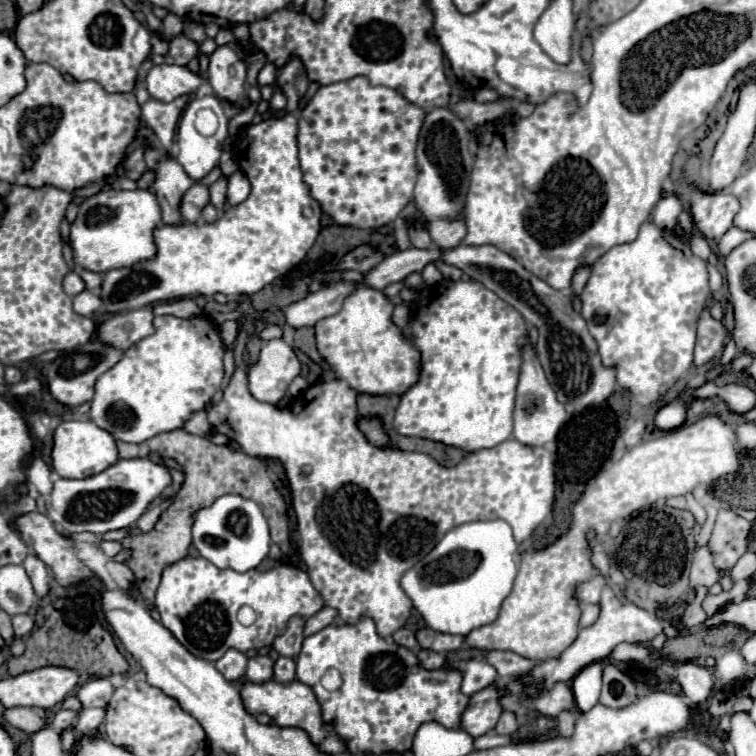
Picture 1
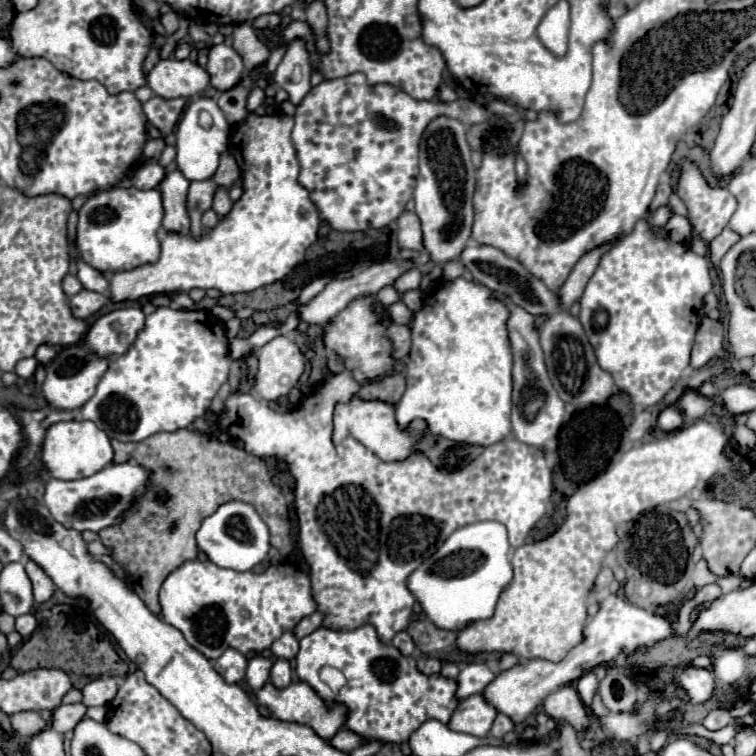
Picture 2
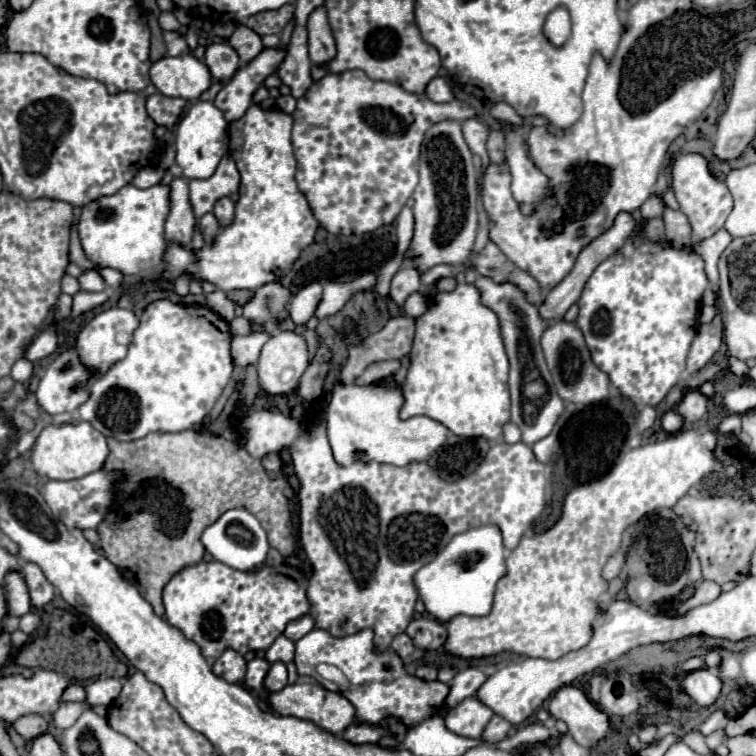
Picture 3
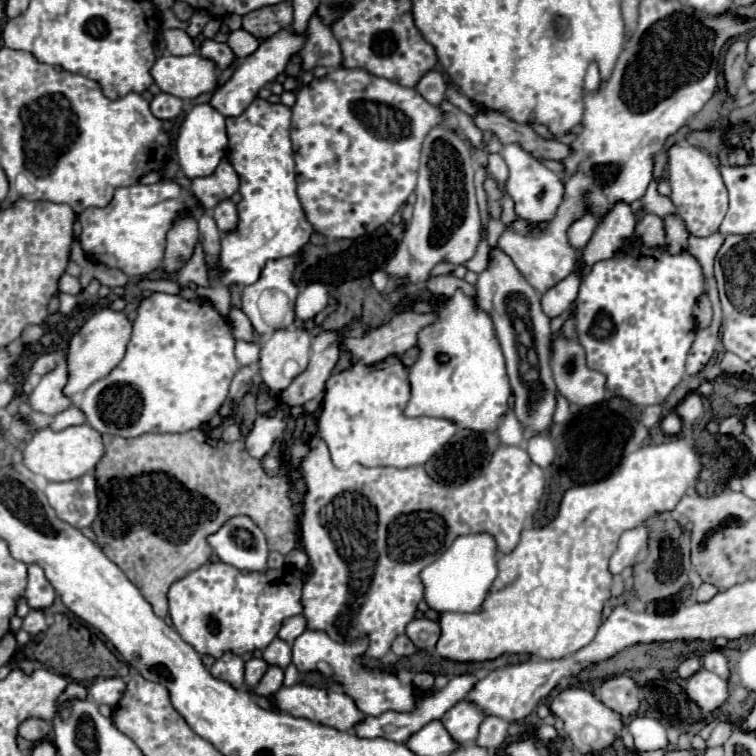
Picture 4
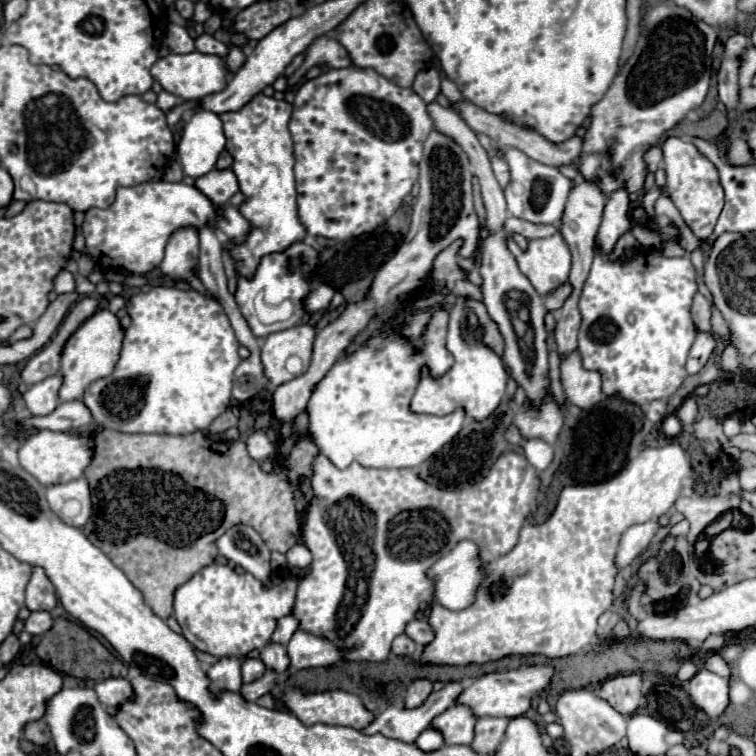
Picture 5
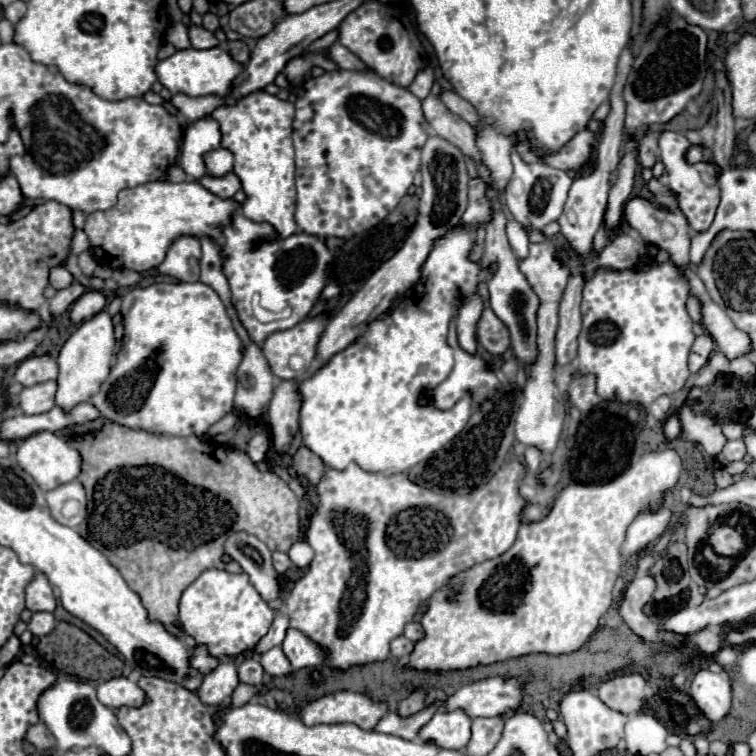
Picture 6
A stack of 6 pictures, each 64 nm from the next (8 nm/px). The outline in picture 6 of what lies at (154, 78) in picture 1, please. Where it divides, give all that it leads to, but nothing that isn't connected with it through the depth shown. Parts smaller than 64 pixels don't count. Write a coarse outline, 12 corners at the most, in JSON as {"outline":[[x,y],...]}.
{"outline":[[184,48],[158,62],[172,94],[226,96],[244,70],[224,48]]}

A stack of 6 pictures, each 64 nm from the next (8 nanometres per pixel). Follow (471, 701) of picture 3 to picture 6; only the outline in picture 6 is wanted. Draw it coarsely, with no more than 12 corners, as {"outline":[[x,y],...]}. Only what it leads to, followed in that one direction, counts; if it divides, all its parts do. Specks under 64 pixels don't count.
{"outline":[[436,712],[418,732],[438,748],[464,750],[470,718]]}

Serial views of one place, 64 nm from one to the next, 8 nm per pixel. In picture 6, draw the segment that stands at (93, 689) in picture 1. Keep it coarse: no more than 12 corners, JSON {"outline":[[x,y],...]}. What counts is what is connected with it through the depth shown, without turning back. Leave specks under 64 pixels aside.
{"outline":[[128,678],[98,686],[108,708],[140,708],[146,692]]}

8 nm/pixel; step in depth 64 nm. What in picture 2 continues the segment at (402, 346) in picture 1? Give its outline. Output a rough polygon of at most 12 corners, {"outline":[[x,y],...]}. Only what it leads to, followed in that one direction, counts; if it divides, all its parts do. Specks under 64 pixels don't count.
{"outline":[[374,296],[352,300],[324,344],[362,384],[394,372]]}

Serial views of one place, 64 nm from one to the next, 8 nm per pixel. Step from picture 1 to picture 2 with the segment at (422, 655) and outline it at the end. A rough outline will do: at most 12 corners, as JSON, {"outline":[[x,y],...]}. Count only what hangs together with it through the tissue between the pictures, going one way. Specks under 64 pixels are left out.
{"outline":[[422,656],[418,670],[422,674],[440,672],[440,660],[434,656]]}

